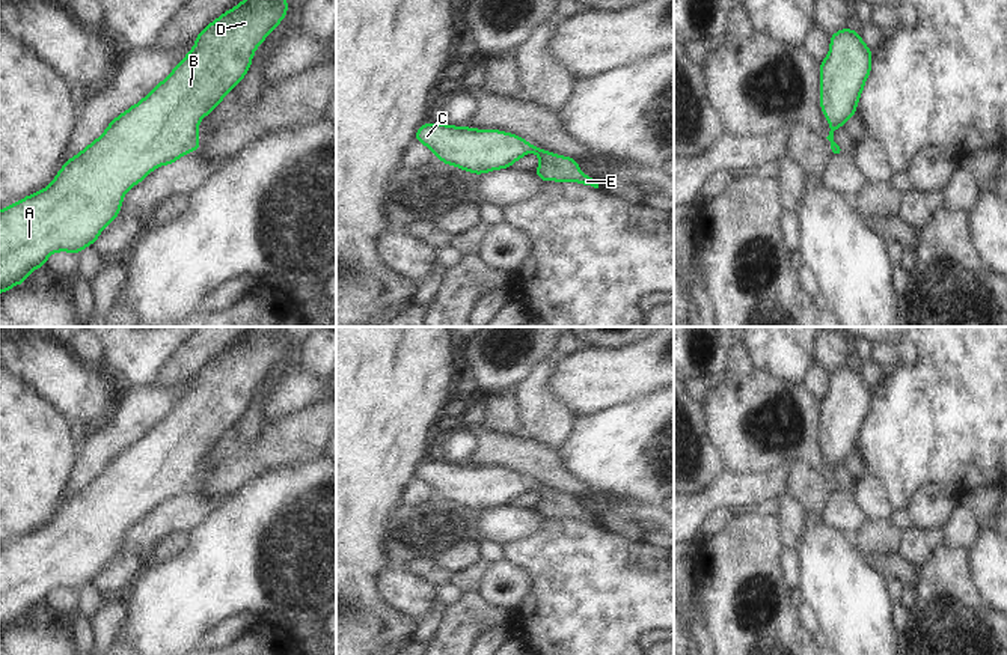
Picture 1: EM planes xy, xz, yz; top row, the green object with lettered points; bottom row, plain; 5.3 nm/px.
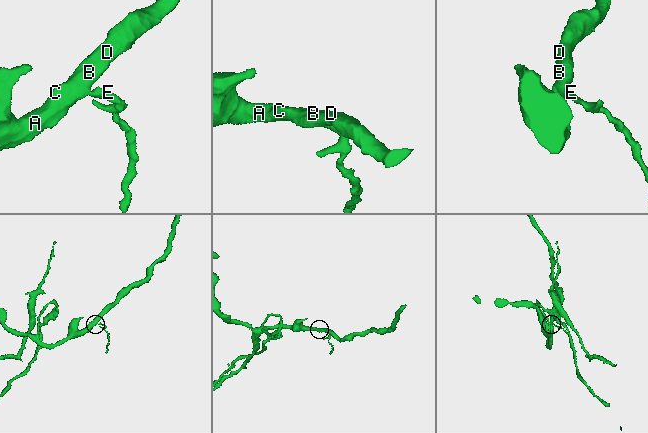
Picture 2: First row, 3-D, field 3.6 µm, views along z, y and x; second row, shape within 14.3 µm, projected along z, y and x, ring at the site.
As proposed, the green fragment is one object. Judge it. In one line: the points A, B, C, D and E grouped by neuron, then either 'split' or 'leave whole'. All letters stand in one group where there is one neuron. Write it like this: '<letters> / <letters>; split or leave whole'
A B C D E; leave whole

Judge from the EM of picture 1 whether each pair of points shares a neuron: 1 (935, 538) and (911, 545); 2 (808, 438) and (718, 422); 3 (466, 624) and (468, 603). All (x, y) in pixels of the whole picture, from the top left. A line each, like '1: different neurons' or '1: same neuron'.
1: same neuron
2: same neuron
3: same neuron

